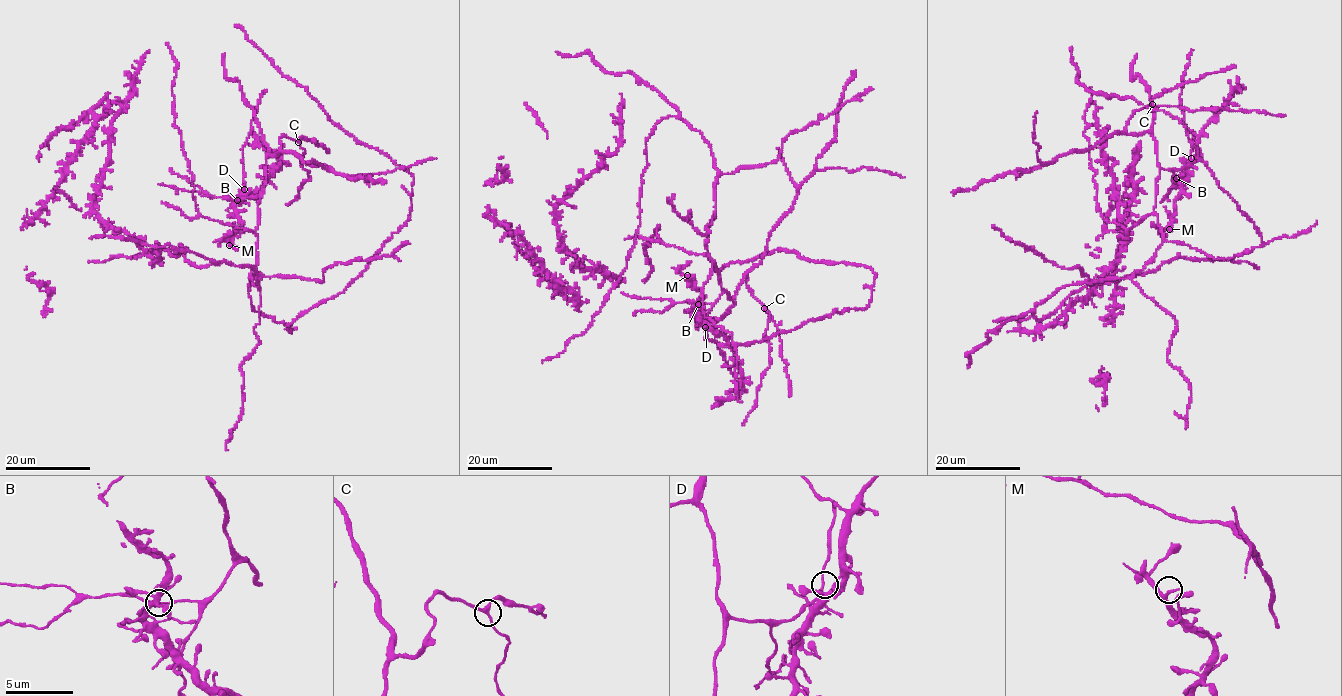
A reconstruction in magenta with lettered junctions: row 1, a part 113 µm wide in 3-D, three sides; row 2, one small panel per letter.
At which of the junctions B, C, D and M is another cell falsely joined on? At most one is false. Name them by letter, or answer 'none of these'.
none of these

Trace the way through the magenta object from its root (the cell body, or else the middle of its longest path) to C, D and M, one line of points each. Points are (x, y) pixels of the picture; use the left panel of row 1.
C: (252, 268), (259, 289), (251, 270), (257, 260), (265, 160), (277, 153), (281, 137), (298, 142)
D: (252, 268), (260, 275), (259, 289), (250, 275), (257, 260), (260, 196), (251, 198), (244, 189)
M: (252, 268), (259, 289), (250, 275), (260, 194), (233, 202), (241, 225), (229, 245)

